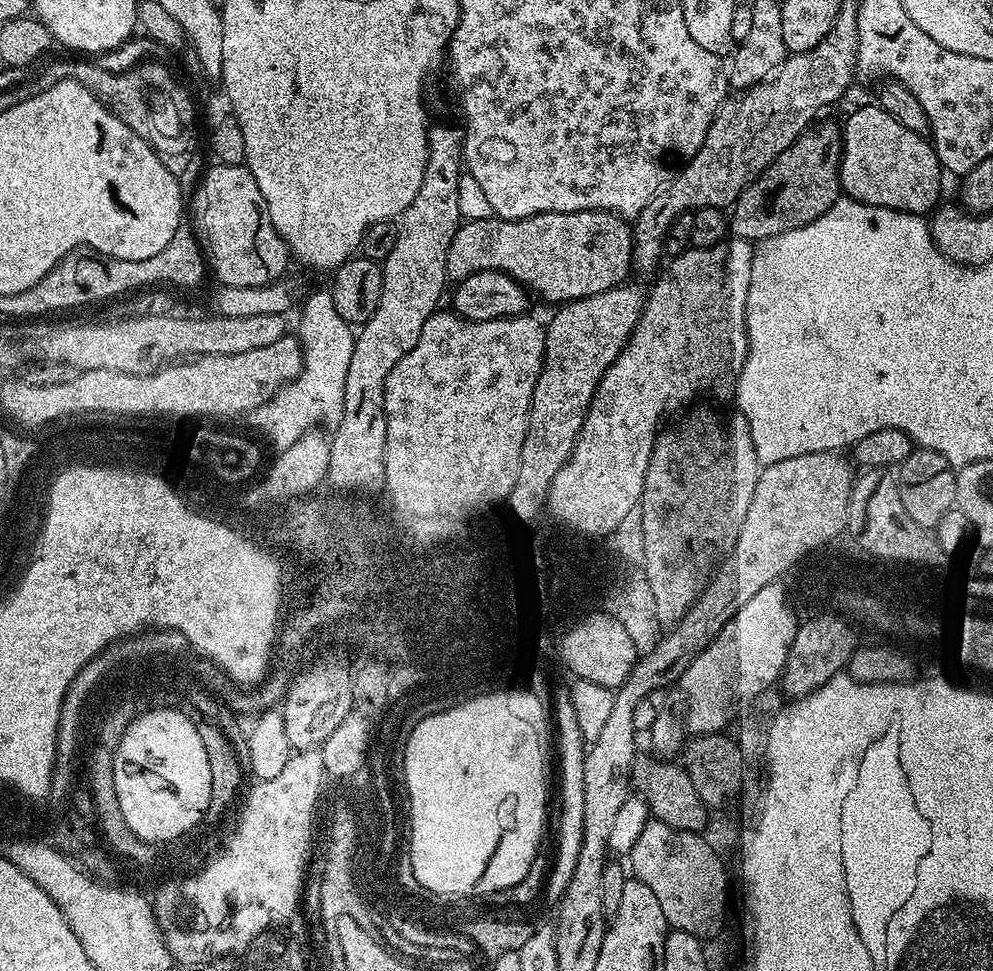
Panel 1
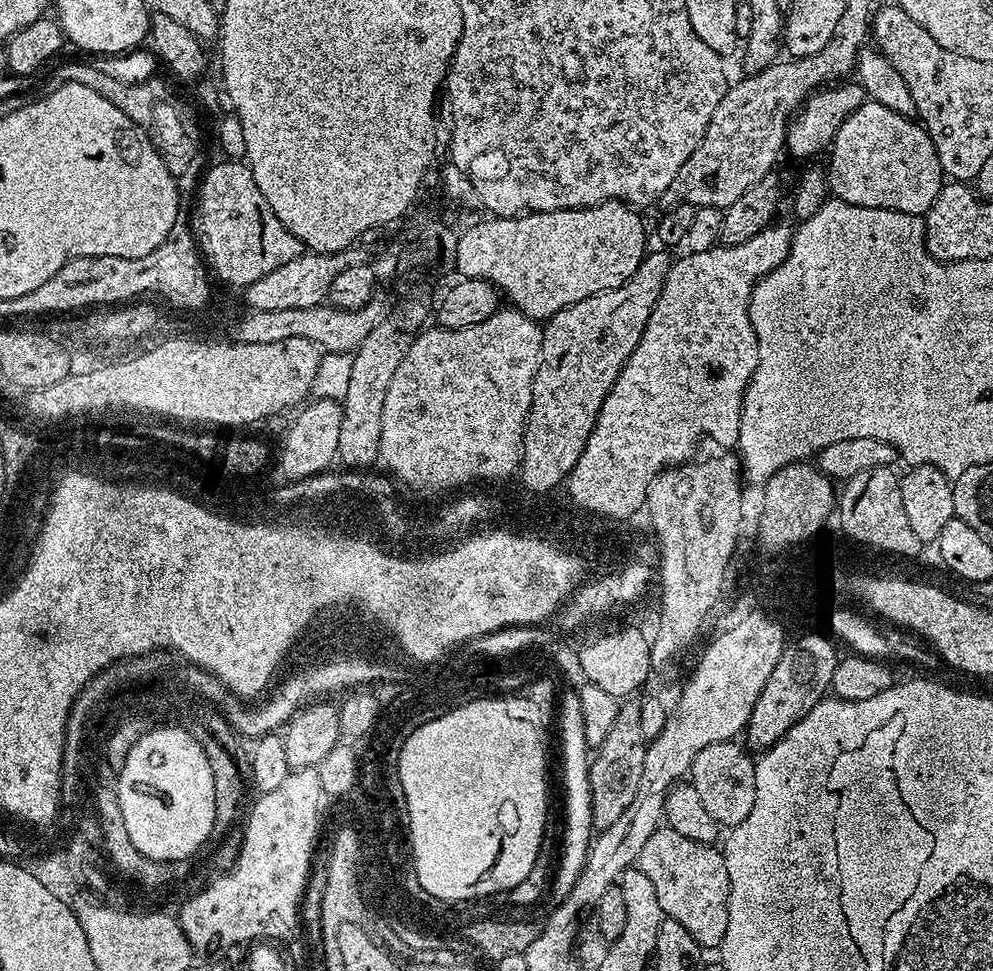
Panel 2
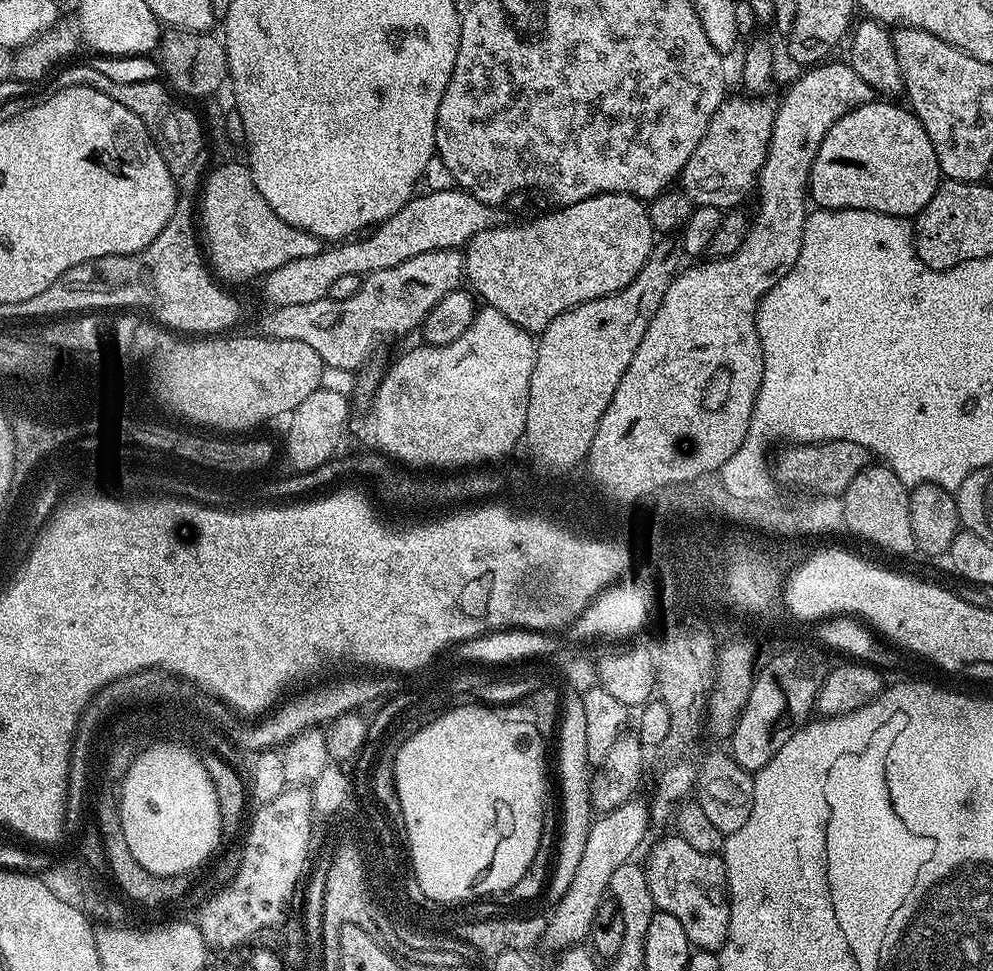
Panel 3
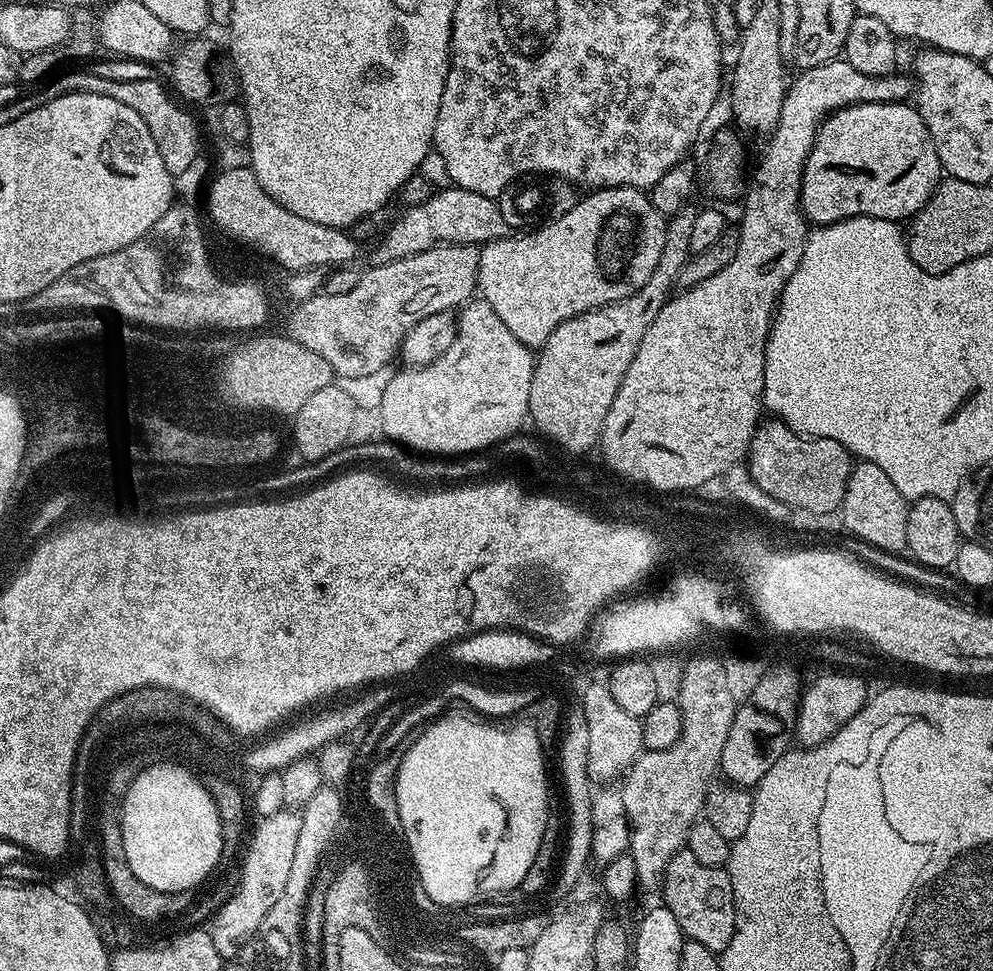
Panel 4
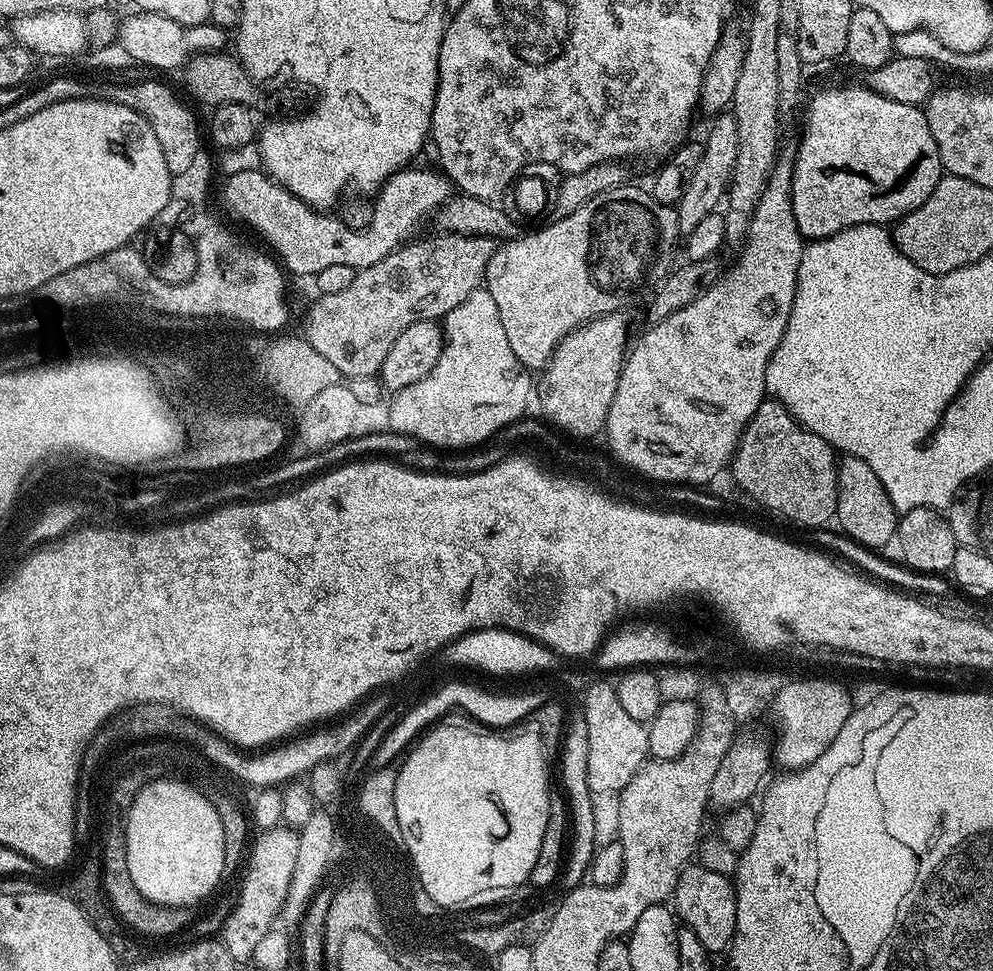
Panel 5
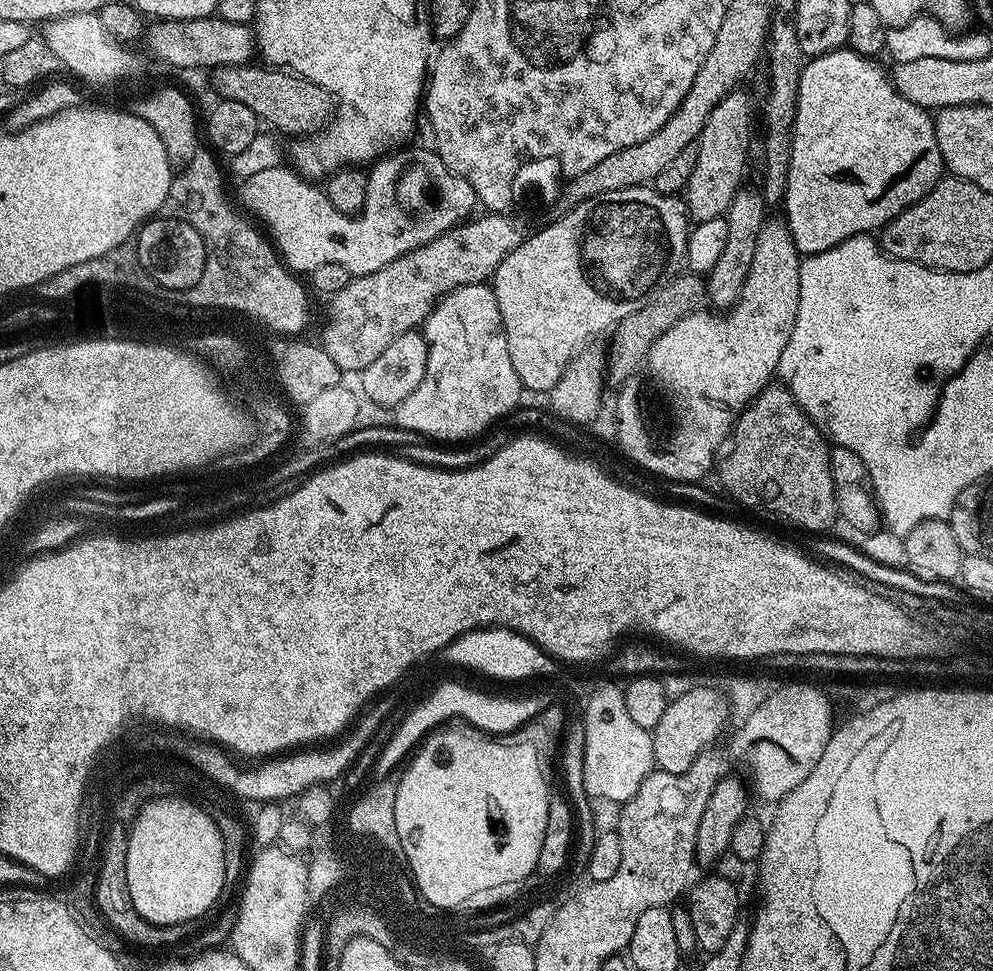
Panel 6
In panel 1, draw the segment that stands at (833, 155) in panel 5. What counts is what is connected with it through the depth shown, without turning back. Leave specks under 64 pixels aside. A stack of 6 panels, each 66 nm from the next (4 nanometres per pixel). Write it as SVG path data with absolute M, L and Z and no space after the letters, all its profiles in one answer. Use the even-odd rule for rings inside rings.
M869 102L865 108L856 108L848 116L848 121L843 121L842 135L844 137L844 153L840 159L840 187L843 195L850 200L857 200L863 204L870 206L882 206L883 208L892 208L895 212L914 212L917 214L928 214L937 207L936 199L940 196L940 176L942 177L942 169L940 159L936 156L936 149L925 137L914 134L914 130L906 130L906 126L902 126L902 122L898 122L898 118L894 118L890 114L886 114L886 110L882 110L880 105L875 102Z

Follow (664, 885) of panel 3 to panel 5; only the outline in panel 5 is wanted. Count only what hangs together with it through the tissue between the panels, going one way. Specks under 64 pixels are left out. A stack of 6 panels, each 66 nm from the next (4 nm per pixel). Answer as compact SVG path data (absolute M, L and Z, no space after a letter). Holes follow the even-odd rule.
M689 866L680 873L676 891L672 893L670 900L683 927L694 930L694 934L698 934L698 942L702 942L702 946L706 946L709 954L717 954L716 952L720 951L723 953L731 945L732 936L736 933L736 889L729 877L699 866Z

